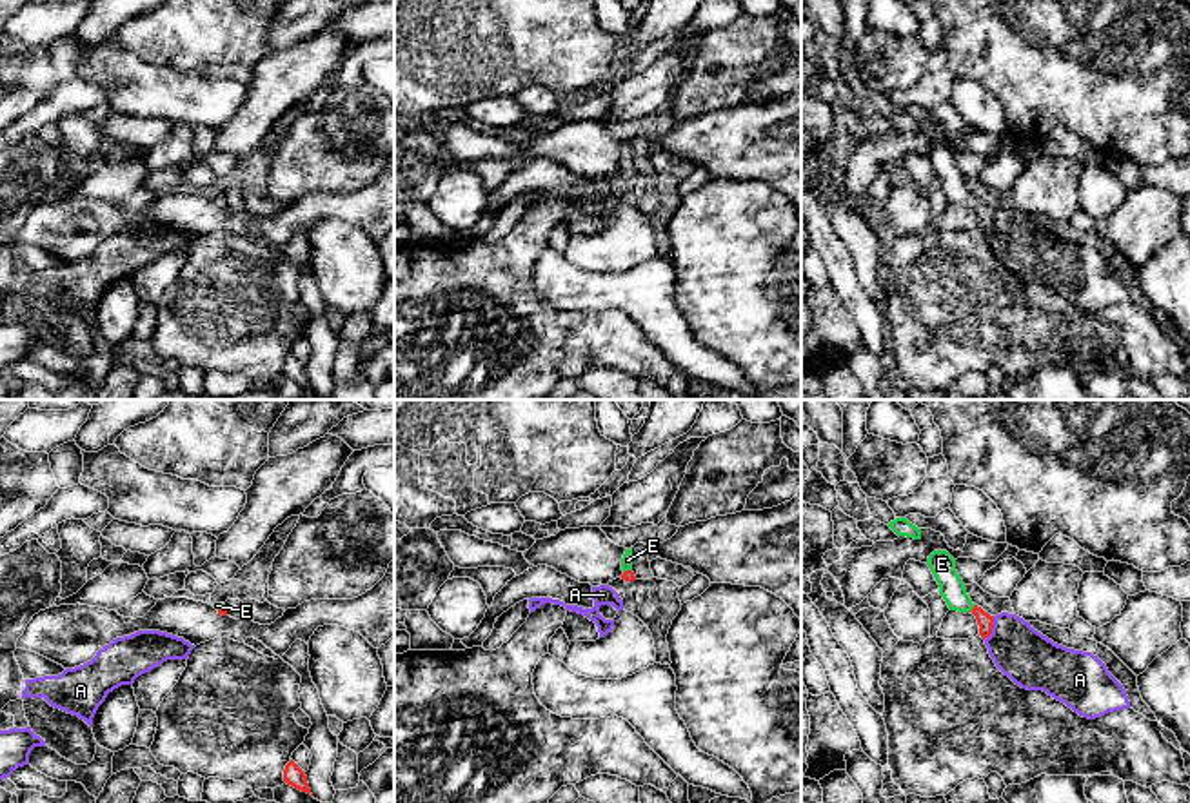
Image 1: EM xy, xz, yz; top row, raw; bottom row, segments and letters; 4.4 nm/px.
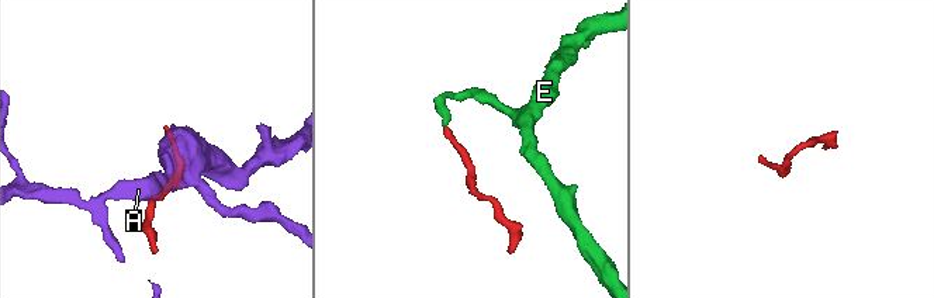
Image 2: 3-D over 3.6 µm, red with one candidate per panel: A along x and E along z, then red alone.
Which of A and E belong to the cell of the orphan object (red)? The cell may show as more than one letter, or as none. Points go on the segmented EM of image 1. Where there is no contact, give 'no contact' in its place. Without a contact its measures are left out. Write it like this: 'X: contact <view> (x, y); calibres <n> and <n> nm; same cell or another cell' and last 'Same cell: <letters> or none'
A: contact yz (991, 629); calibres 70 and 240 nm; another cell
E: contact yz (972, 609); calibres 70 and 110 nm; same cell
Same cell: E

